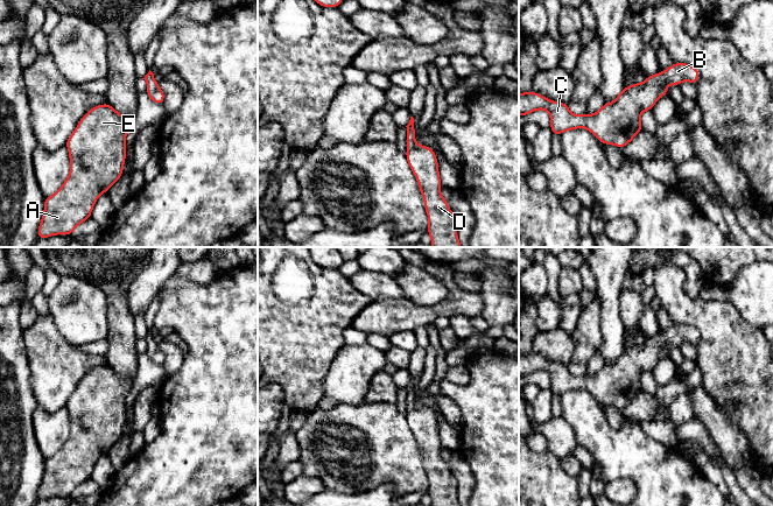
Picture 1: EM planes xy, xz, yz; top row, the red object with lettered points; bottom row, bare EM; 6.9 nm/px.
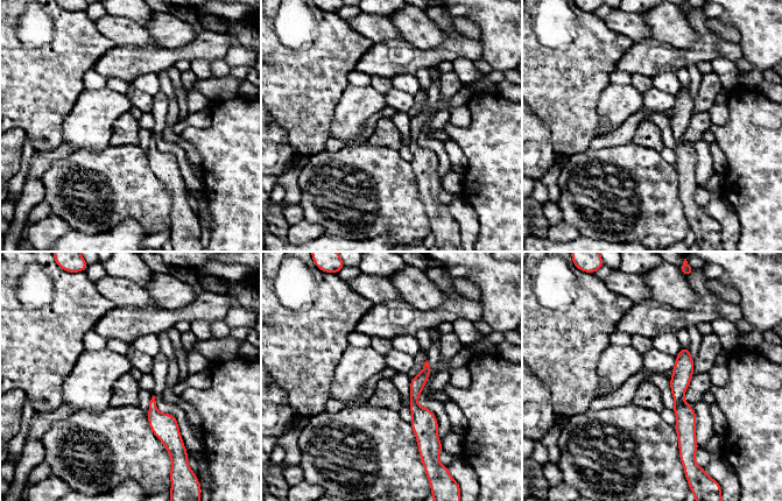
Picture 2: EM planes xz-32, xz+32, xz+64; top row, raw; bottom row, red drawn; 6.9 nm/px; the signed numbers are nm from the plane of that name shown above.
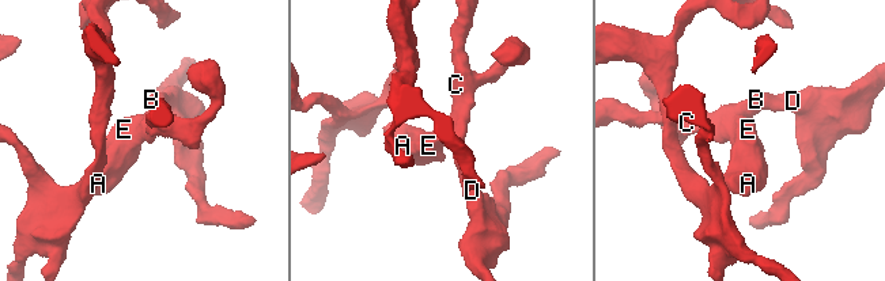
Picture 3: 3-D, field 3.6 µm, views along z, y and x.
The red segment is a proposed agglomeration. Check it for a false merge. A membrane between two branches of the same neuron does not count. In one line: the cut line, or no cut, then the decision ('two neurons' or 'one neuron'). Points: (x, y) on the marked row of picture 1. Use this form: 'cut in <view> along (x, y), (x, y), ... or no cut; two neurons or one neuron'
no cut; one neuron

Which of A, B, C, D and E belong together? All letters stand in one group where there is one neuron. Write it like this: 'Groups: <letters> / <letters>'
Groups: A B C D E

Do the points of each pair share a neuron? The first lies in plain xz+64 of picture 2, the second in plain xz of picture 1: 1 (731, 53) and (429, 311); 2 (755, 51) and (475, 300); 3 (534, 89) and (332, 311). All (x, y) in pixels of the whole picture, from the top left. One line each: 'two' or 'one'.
1: one
2: two
3: one

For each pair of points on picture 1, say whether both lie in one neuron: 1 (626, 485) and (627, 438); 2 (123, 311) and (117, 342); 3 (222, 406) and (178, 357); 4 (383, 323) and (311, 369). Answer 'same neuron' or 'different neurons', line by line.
1: different neurons
2: same neuron
3: different neurons
4: different neurons

